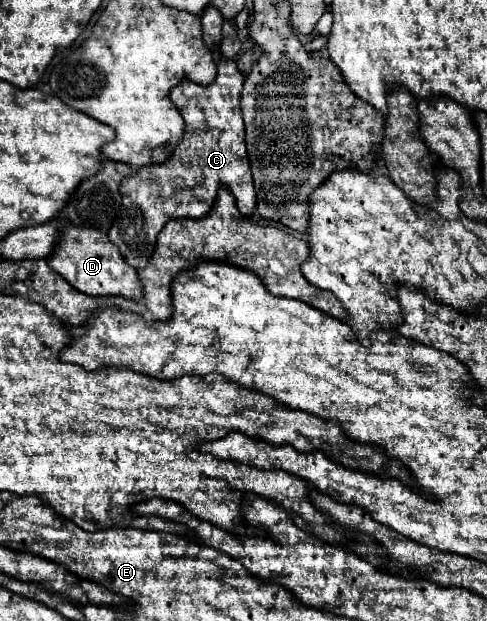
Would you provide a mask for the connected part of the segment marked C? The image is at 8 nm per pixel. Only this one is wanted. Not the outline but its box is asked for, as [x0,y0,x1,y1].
[109,51,255,269]

